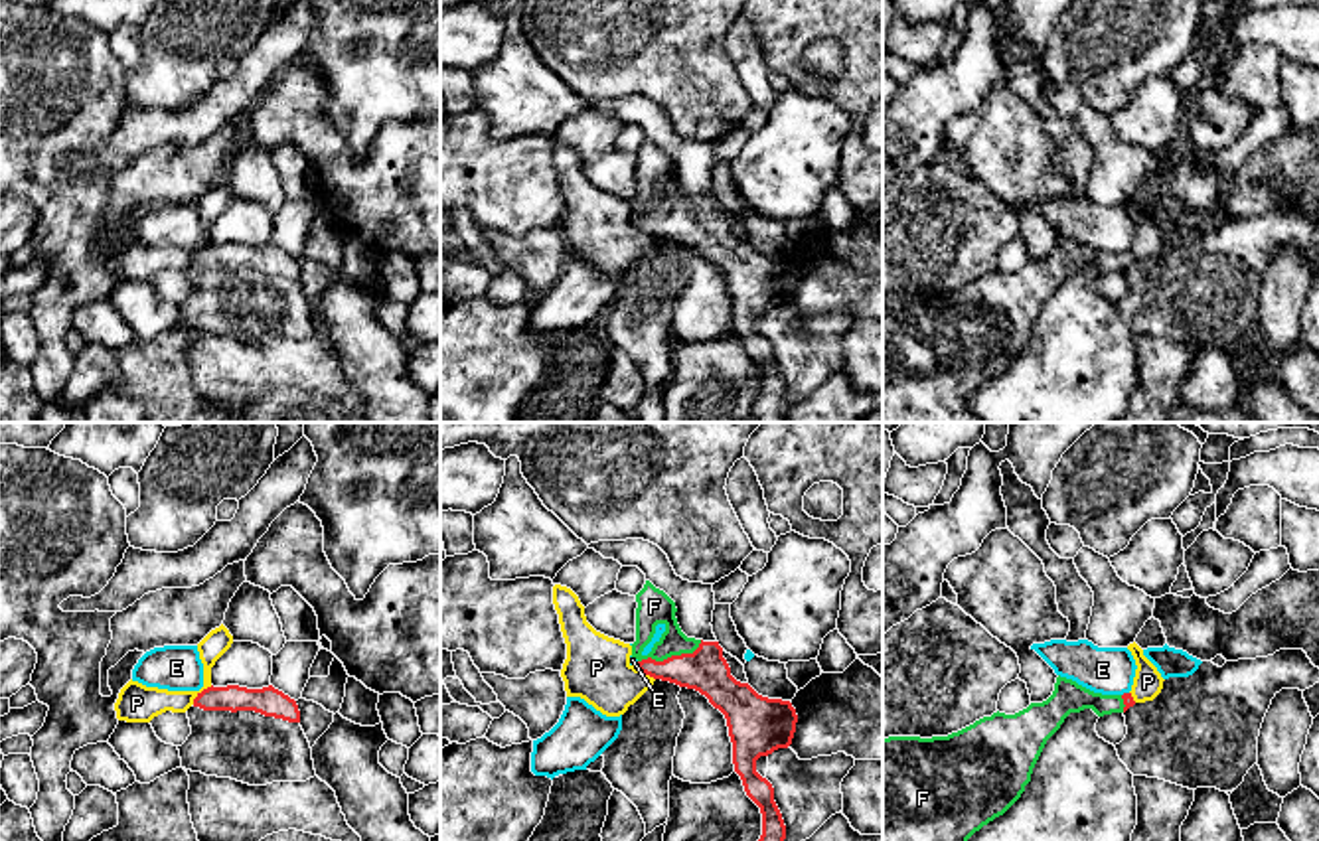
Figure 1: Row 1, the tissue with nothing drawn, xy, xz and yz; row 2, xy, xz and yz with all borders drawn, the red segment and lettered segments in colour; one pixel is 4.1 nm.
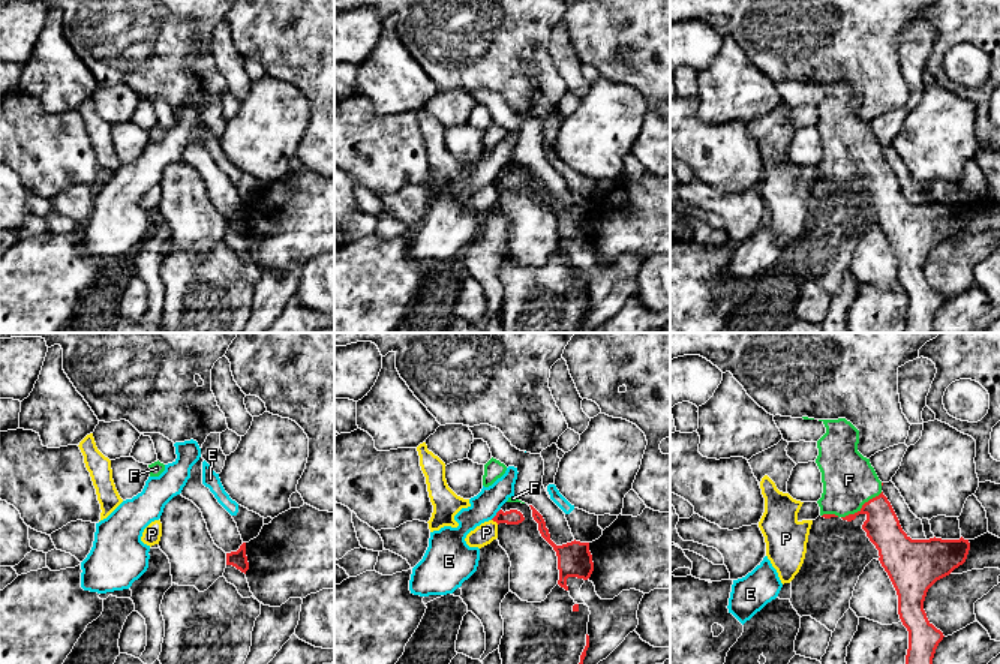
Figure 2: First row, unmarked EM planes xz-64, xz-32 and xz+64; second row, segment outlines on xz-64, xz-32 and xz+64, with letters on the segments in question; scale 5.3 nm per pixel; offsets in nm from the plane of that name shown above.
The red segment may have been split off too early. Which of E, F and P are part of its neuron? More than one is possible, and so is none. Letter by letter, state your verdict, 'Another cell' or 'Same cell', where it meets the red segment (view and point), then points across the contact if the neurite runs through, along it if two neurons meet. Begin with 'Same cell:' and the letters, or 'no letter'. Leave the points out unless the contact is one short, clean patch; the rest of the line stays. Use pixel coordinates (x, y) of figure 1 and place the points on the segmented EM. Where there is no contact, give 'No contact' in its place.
Same cell: F
E: Another cell. Touches red at yz (1124, 693). Boundary: yz (1128, 691), (1122, 695)
F: Same cell. Touches red at xz (672, 656). Path across: xz (705, 670), (672, 656), (672, 624), (654, 607)
P: Another cell. Touches red at xy (200, 693). Boundary: xy (212, 686), (192, 703)

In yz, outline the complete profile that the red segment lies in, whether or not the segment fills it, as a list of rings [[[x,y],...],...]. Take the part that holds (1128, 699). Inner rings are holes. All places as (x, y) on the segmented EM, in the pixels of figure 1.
[[[1058,675],[1054,691],[1047,701],[1031,703],[1015,715],[997,711],[948,736],[883,738],[883,841],[968,841],[1021,798],[1047,740],[1060,728],[1070,713],[1092,709],[1098,717],[1104,717],[1125,713],[1133,705],[1131,693],[1102,695]]]

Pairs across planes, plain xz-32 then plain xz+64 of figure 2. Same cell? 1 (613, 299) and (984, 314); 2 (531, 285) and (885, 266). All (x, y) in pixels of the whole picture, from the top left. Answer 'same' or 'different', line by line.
1: different
2: different

